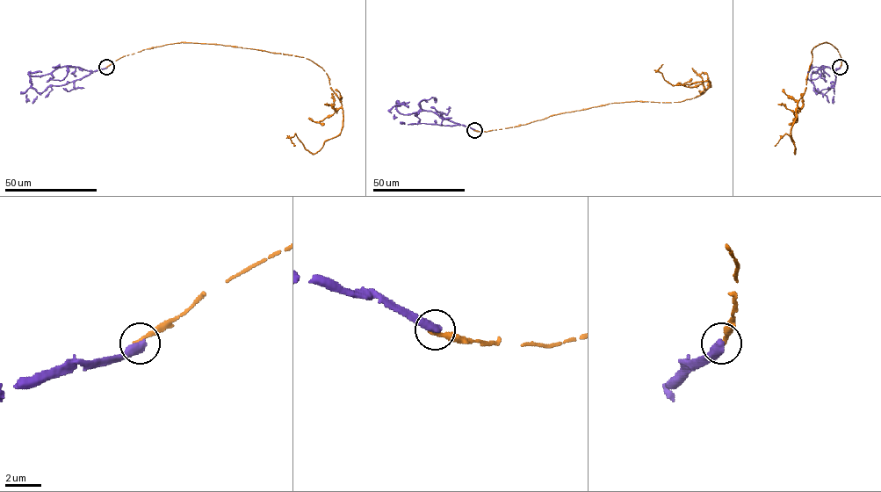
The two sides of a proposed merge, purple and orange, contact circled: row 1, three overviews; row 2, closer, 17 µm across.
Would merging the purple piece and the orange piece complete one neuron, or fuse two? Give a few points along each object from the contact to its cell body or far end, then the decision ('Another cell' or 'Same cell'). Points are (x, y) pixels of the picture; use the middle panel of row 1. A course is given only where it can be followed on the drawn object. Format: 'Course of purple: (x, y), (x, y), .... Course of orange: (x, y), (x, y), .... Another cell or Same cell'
Course of purple: (474, 130), (431, 112), (401, 114), (397, 109), (398, 101), (389, 111), (393, 119). Course of orange: (474, 130), (612, 103), (678, 102), (711, 86), (706, 81), (673, 85), (658, 70), (663, 64). Another cell

